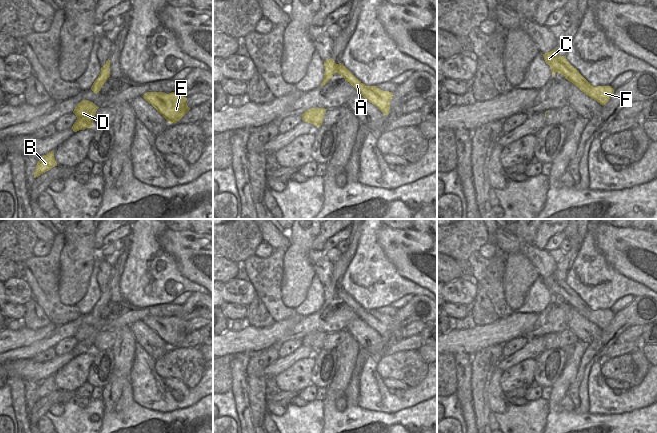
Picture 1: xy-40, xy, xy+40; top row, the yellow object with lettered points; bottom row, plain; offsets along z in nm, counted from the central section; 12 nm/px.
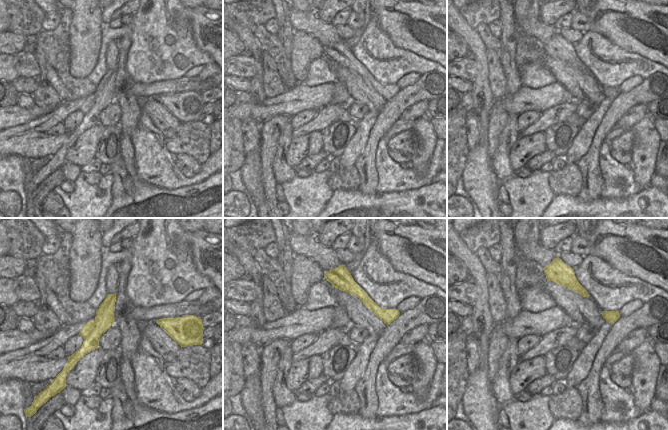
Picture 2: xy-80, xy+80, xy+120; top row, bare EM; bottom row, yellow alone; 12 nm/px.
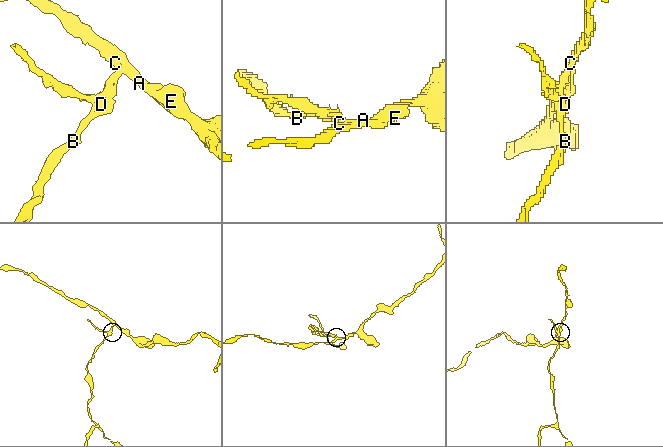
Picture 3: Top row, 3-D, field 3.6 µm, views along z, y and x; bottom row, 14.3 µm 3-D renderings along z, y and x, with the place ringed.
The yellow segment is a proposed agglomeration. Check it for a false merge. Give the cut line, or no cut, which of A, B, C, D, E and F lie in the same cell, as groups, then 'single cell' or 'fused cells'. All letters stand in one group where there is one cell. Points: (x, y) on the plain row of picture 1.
cut in xy along (336, 288), (337, 296); A C E F / B D; fused cells

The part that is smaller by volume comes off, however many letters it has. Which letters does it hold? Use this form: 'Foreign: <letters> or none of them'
Foreign: B, D

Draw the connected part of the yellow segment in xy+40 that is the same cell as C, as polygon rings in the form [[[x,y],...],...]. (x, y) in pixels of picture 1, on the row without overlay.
[[[556,273],[542,278],[545,286],[556,293],[568,305],[575,308],[583,317],[596,324],[602,330],[605,329],[614,317],[611,310],[593,310],[574,292],[566,283],[566,280],[558,280]]]

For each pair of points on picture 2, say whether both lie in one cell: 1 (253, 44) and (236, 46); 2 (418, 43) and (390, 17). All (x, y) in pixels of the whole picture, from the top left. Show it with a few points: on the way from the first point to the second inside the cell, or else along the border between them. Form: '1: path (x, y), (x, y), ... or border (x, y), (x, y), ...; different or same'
1: border (233, 31), (251, 54); different
2: path (411, 36), (397, 22); same

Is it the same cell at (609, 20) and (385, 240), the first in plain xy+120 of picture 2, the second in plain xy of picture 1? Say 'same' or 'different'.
same

